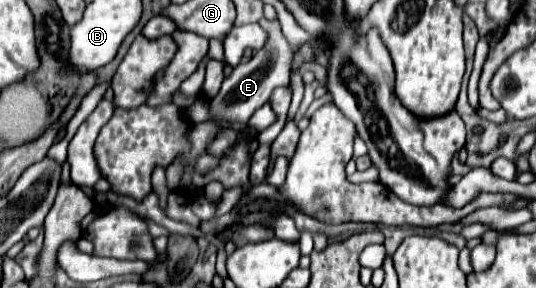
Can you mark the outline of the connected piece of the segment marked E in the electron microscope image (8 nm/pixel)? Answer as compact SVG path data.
M262 18L258 22L268 38L266 44L254 52L252 60L246 64L240 64L234 68L234 72L224 80L218 96L210 102L210 112L212 116L216 116L218 120L228 120L228 122L248 122L250 116L254 114L254 110L258 110L260 106L264 106L270 98L270 92L278 86L288 86L290 82L290 72L292 72L292 48L286 42L280 24L276 20L266 20Z

